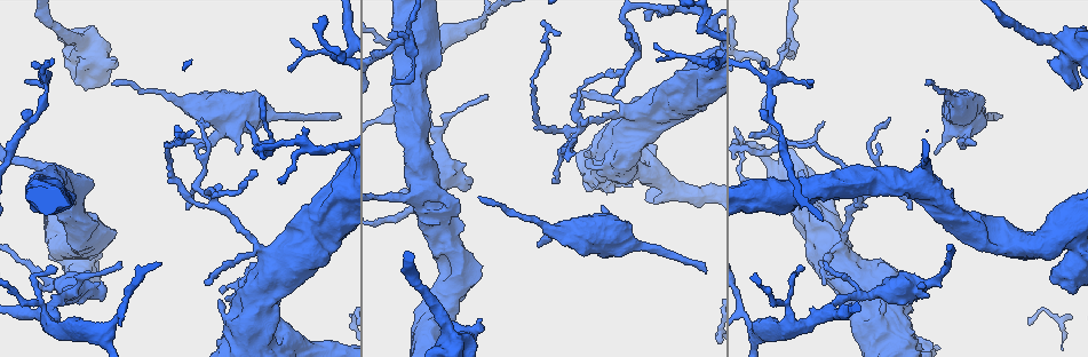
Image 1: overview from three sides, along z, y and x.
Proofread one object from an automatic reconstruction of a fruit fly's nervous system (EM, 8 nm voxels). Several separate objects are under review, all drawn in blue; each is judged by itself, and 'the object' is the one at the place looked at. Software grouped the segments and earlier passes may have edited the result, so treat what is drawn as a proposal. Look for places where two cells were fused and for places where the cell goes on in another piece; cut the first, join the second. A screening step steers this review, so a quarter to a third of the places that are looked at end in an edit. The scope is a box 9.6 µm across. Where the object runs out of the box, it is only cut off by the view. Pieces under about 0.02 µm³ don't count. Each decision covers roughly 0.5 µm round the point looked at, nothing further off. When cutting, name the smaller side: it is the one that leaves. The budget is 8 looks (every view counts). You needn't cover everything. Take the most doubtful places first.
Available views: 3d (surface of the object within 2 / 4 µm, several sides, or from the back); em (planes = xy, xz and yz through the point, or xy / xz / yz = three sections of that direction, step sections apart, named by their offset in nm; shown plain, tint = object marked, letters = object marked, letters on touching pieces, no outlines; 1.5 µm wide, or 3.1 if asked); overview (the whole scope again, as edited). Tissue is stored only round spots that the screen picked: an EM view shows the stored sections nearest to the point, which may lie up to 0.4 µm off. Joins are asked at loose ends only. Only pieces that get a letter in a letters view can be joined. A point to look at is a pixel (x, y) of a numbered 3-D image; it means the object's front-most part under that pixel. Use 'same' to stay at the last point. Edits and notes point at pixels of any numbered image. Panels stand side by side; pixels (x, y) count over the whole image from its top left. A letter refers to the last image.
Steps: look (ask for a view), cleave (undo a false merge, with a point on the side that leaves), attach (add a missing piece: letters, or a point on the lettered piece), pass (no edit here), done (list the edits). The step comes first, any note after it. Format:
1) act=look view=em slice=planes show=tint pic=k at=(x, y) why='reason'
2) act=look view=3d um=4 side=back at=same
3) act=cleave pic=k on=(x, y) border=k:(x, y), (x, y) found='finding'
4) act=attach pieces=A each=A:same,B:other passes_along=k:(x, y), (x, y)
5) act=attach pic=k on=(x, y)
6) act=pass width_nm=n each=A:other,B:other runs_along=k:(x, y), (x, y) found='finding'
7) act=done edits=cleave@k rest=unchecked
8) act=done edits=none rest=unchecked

act=look view=em slice=planes show=letters pic=1 at=(113, 61) why='an open end'

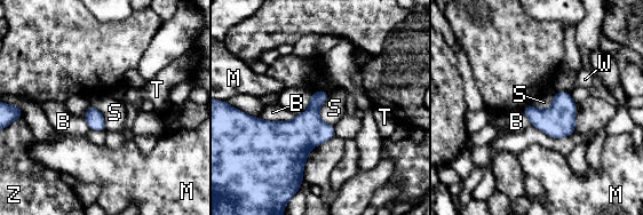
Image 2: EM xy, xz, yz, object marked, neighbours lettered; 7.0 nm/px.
act=pass longest_contact=B:260nm each=B:other,M:other,S:other,T:other,W:other,Z:other border=2:(328, 92), (319, 117), (333, 126) found='none of them fits'

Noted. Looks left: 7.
act=look view=3d um=4 pic=1 at=(936, 154) why='free end'

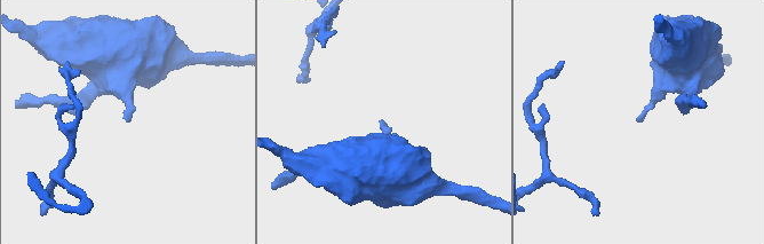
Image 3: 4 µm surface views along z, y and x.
act=look view=em slice=xz step=4 show=letters pic=3 at=(379, 120)

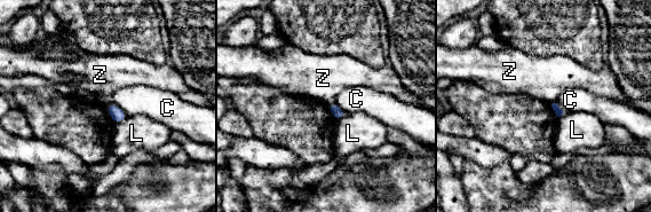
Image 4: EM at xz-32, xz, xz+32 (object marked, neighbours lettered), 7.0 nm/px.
act=look view=em slice=planes show=letters at=same

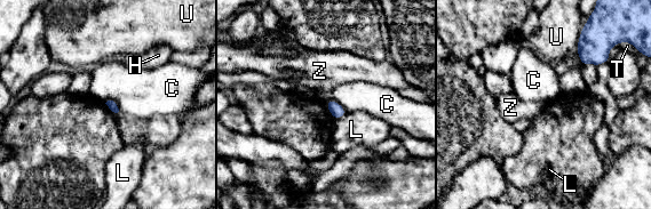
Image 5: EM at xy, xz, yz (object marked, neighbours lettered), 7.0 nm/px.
act=pass each=C:other,H:other,L:other,T:other,U:other,Z:other border=5:(325, 101), (333, 99), (348, 112) found='none of them fits'

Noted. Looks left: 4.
act=look view=em slice=xz step=4 show=tint pic=1 at=(26, 79)

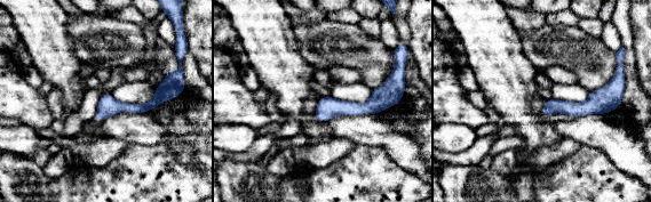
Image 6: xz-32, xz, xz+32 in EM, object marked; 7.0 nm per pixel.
act=look view=em slice=planes show=letters at=same why='cut it another way'

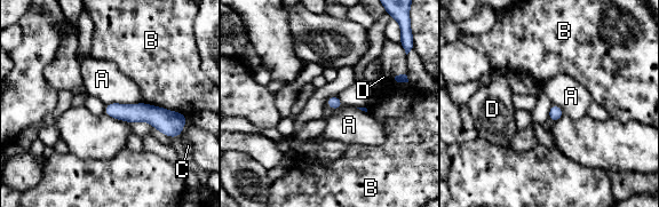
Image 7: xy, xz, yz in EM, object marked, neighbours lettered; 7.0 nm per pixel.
act=pass longest_contact=B:320nm each=A:other,B:other,C:other,D:other runs_along=7:(106, 110), (176, 118) found='no lettered piece goes on from it'

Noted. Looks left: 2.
act=done edits=none rest=unchecked

